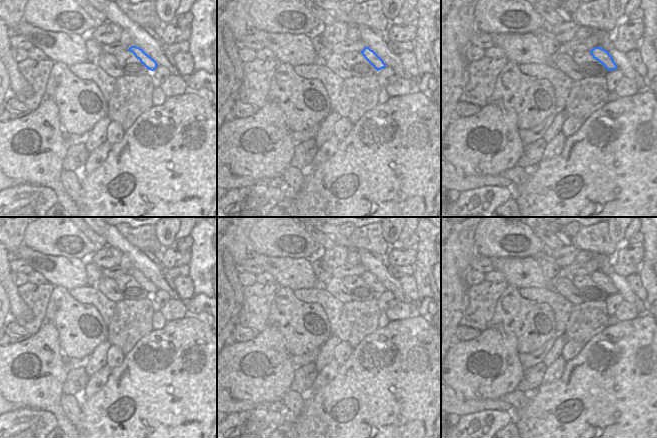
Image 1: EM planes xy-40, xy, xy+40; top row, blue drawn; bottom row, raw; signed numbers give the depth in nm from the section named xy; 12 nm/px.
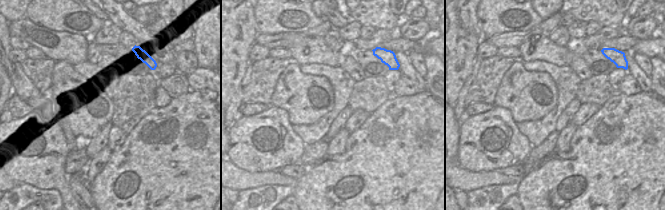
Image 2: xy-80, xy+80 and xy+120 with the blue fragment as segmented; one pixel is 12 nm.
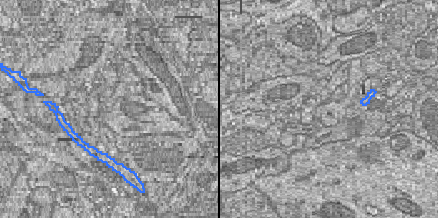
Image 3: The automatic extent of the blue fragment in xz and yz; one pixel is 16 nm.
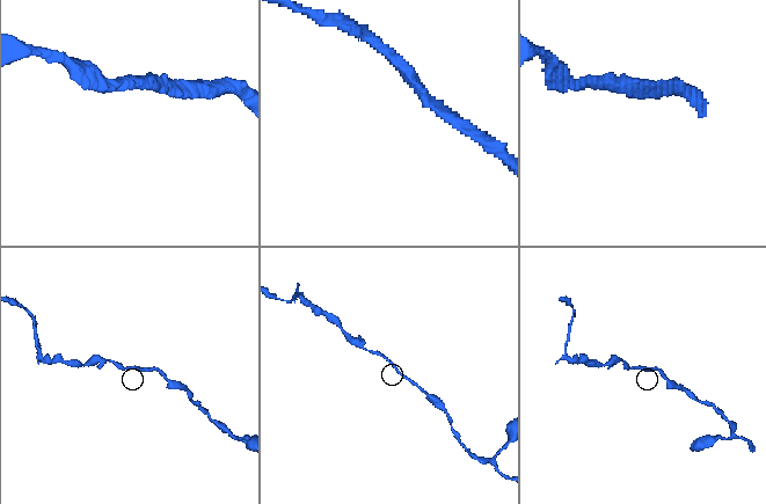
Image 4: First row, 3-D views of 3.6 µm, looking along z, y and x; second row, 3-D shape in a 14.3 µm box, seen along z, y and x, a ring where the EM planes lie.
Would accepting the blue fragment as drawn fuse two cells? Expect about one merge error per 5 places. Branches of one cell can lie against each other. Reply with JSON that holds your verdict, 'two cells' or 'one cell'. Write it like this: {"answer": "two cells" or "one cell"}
{"answer": "one cell"}

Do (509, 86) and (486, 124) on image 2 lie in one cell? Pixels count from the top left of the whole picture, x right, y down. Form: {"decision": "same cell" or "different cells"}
{"decision": "different cells"}

